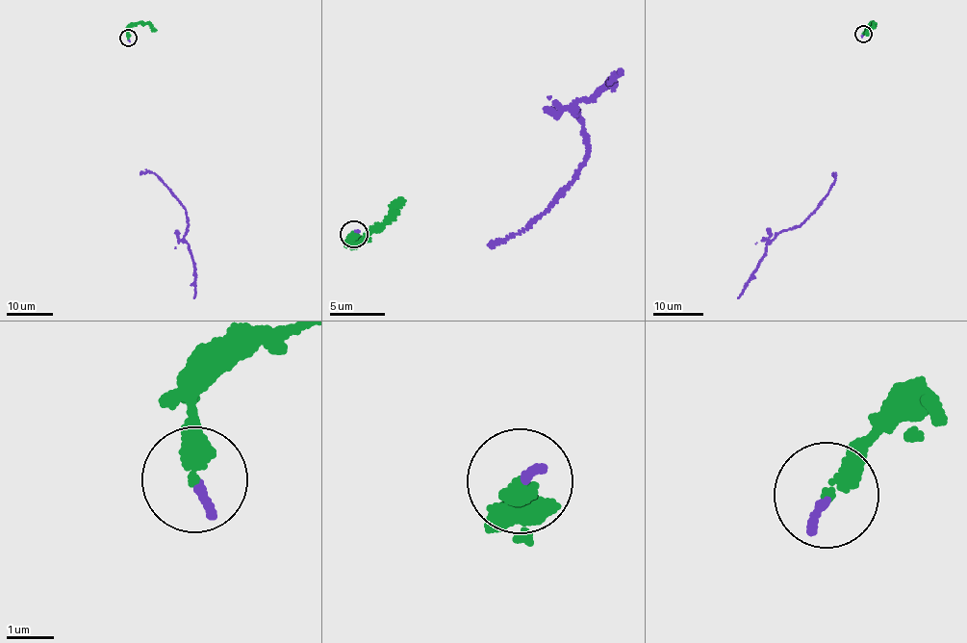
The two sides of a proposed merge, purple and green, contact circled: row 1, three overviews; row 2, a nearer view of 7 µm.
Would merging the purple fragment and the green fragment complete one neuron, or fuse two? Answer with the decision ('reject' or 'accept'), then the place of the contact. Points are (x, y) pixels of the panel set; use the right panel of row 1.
accept; at (863, 34)

